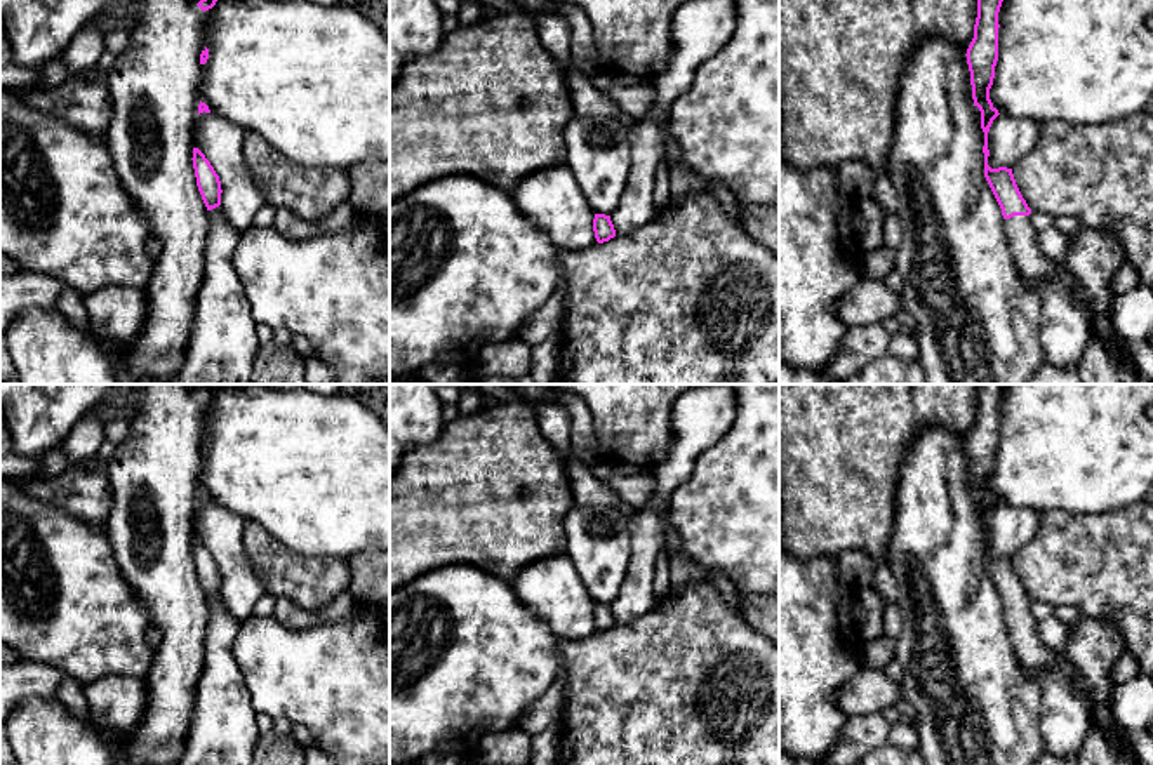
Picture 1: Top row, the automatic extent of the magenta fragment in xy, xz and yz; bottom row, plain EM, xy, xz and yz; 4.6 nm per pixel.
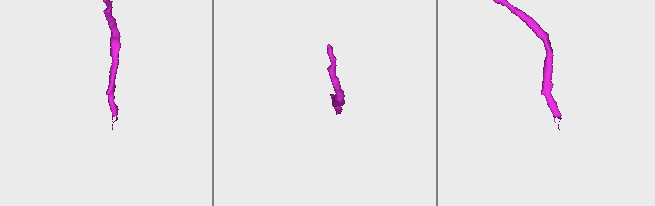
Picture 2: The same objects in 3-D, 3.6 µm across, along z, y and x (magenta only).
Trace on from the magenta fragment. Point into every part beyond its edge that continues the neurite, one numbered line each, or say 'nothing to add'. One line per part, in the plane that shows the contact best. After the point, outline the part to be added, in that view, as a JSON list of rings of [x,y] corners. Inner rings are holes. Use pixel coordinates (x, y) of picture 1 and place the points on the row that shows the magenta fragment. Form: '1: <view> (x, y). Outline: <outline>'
1: yz (1033, 265). Outline: [[[1030,216],[1003,219],[1003,226],[1019,275],[1031,287],[1052,280],[1059,263],[1040,250]]]

